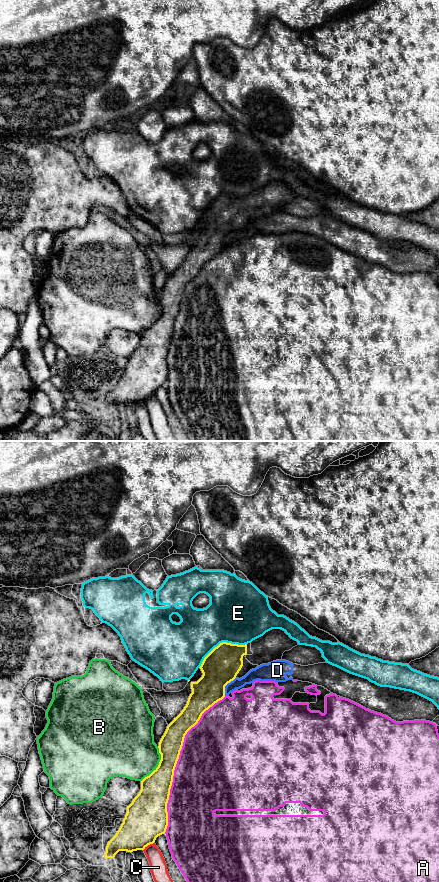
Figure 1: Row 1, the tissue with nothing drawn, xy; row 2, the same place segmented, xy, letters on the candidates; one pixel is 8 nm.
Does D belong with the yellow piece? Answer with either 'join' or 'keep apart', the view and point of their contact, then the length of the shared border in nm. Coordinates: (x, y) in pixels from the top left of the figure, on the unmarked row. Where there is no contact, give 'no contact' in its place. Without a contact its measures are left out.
keep apart; meets yellow in xy at (225, 237); contact 180 nm long

